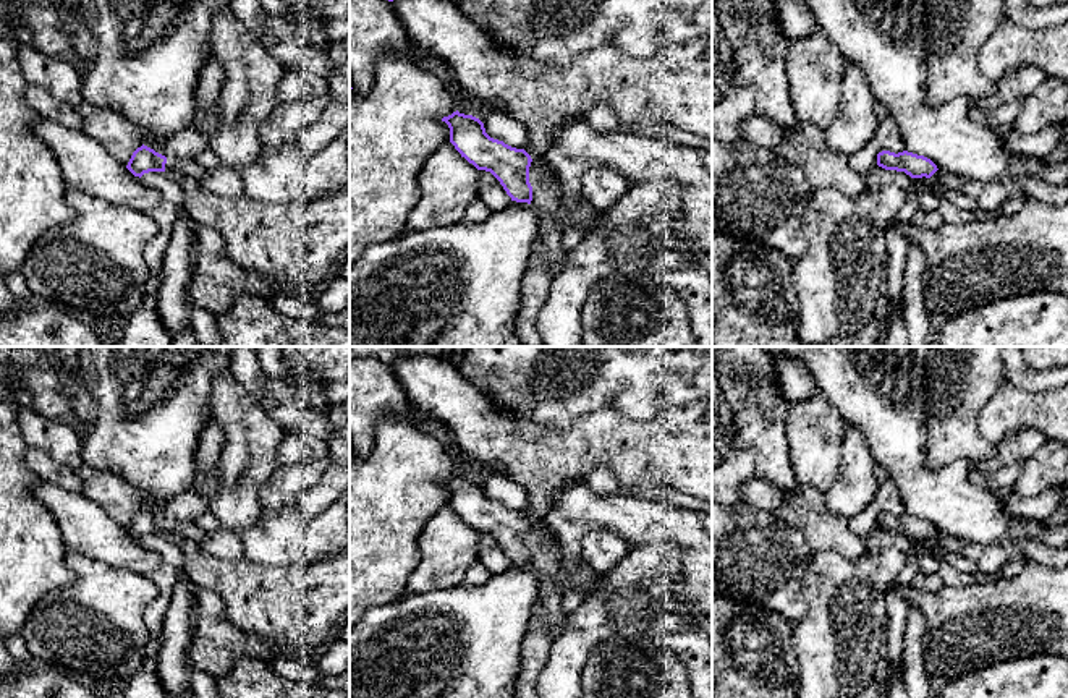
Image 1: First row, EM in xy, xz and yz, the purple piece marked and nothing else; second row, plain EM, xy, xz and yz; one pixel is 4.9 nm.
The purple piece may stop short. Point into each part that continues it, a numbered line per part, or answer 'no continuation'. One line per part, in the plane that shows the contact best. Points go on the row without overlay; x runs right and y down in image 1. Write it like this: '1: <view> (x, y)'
1: xz (547, 561)

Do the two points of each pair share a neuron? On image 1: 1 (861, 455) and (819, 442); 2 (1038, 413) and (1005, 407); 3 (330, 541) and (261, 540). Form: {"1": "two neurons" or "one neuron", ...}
{"1": "two neurons", "2": "one neuron", "3": "one neuron"}

